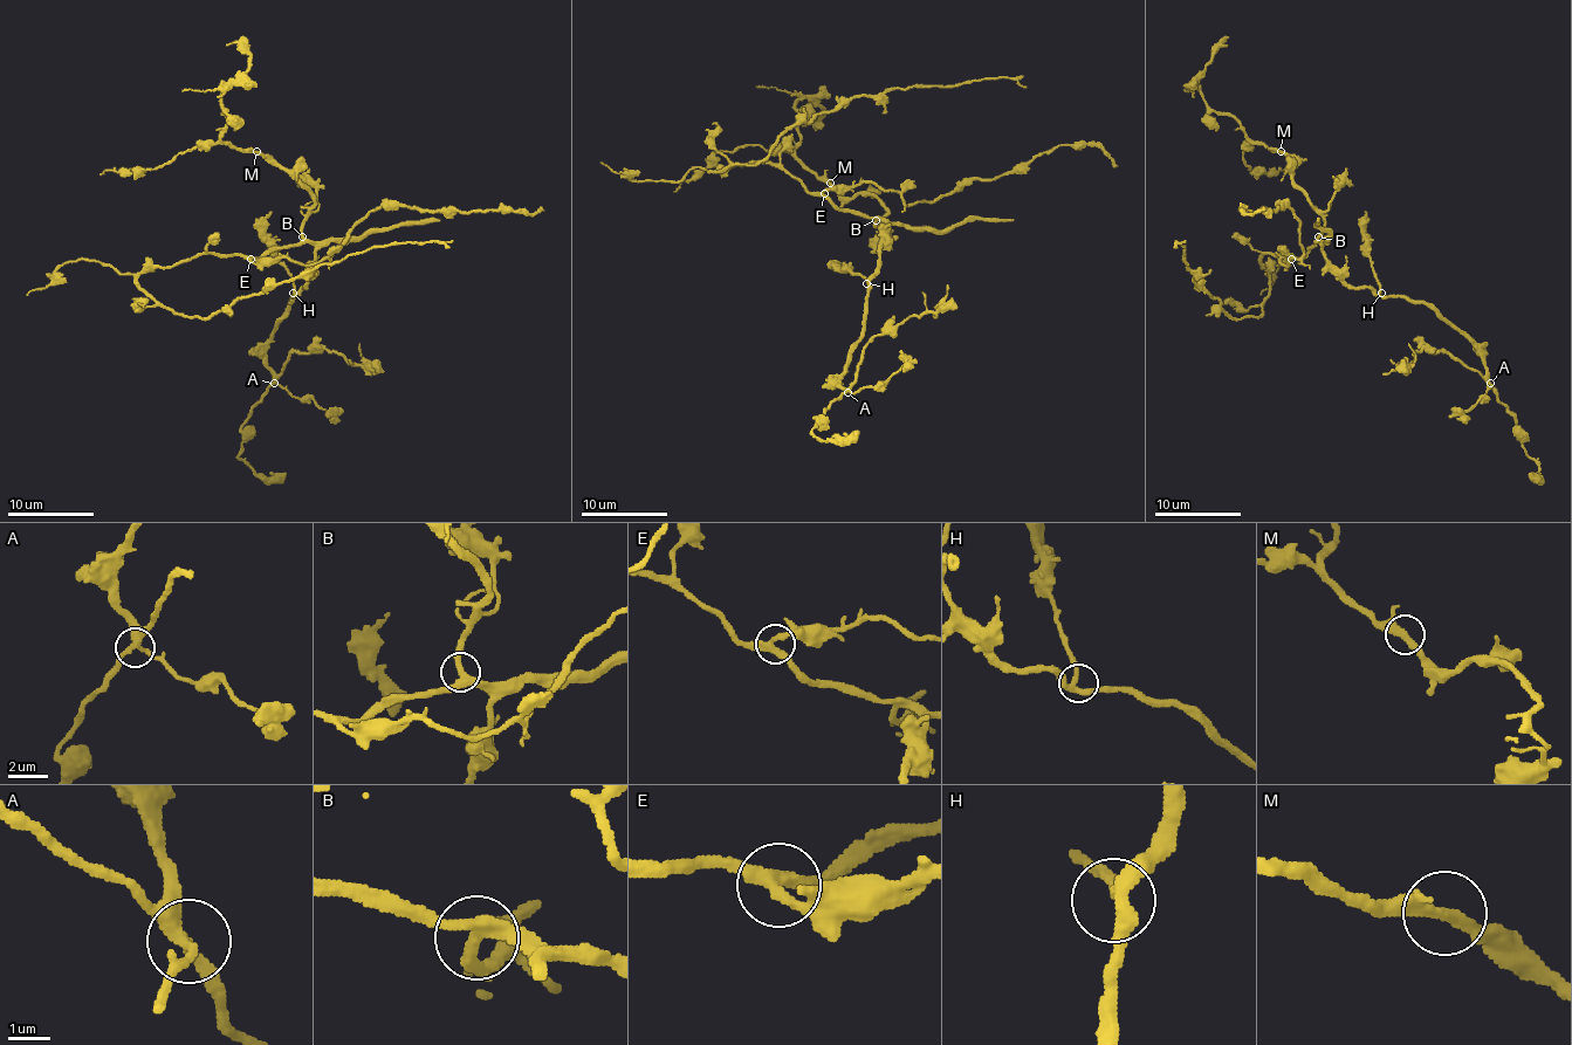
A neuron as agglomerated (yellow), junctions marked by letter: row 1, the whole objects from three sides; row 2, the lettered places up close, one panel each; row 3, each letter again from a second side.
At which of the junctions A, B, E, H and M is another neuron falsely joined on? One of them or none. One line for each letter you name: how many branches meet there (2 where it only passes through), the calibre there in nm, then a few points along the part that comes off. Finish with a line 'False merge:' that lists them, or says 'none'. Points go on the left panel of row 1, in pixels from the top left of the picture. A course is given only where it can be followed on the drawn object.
False merge: none

